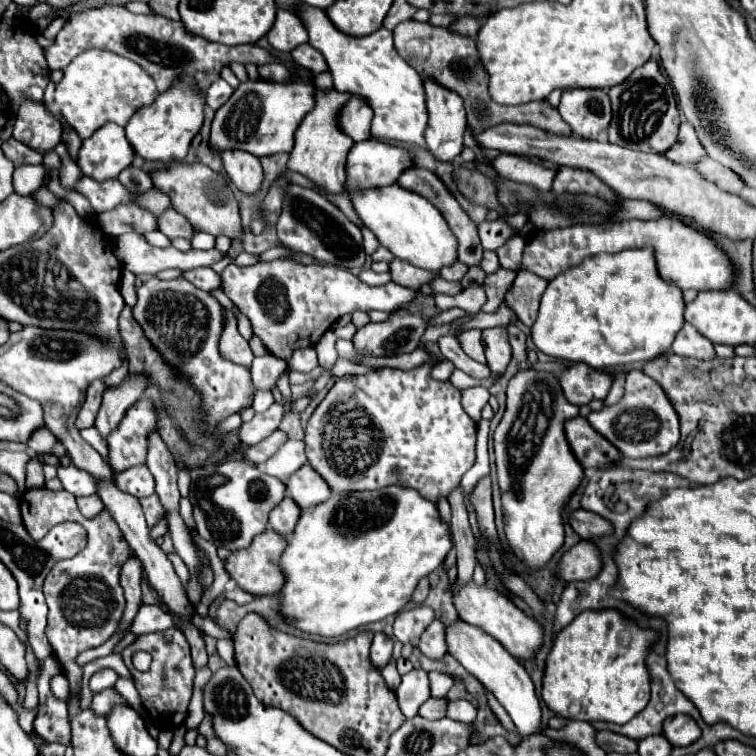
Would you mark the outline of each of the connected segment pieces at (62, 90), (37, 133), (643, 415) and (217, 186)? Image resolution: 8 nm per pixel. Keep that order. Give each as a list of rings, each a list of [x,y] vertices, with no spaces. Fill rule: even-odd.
[[[85,50],[65,70],[63,80],[57,84],[55,102],[61,106],[65,120],[81,136],[89,138],[101,126],[113,122],[125,126],[127,120],[141,106],[147,106],[157,96],[153,78],[135,62],[111,54],[107,50]]]
[[[23,98],[13,128],[13,136],[19,142],[39,152],[45,152],[45,150],[53,150],[55,144],[59,144],[61,134],[63,134],[61,122],[55,120],[55,116],[45,108],[43,102]]]
[[[633,370],[627,374],[625,394],[619,404],[603,406],[603,410],[591,412],[587,420],[627,458],[647,458],[665,454],[679,442],[679,418],[675,416],[671,402],[667,400],[665,392],[659,390],[659,384],[641,370]]]
[[[169,164],[163,170],[155,170],[151,174],[153,184],[157,188],[163,188],[173,202],[173,208],[187,216],[187,220],[193,224],[195,230],[207,232],[213,236],[229,236],[229,238],[241,238],[243,226],[241,226],[241,214],[237,208],[237,200],[225,182],[225,178],[211,168],[203,164]]]

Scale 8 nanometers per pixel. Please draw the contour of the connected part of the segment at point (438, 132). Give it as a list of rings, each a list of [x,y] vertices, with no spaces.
[[[425,80],[429,126],[425,140],[429,152],[443,162],[451,162],[463,148],[463,134],[467,130],[465,108],[459,94],[435,84],[435,80]]]

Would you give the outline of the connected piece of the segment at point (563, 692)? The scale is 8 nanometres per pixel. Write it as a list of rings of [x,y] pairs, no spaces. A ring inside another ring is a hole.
[[[615,608],[579,614],[555,636],[543,676],[543,700],[557,716],[569,720],[629,722],[649,702],[651,674],[647,654],[657,638],[657,630],[643,630]]]

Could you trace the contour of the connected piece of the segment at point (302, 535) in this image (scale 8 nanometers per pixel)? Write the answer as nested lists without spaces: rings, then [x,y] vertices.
[[[385,486],[363,492],[333,492],[329,500],[303,510],[281,556],[285,574],[281,612],[291,626],[303,632],[341,636],[363,624],[397,614],[411,600],[419,580],[441,566],[451,548],[451,526],[441,518],[437,504],[423,498],[415,488]]]

